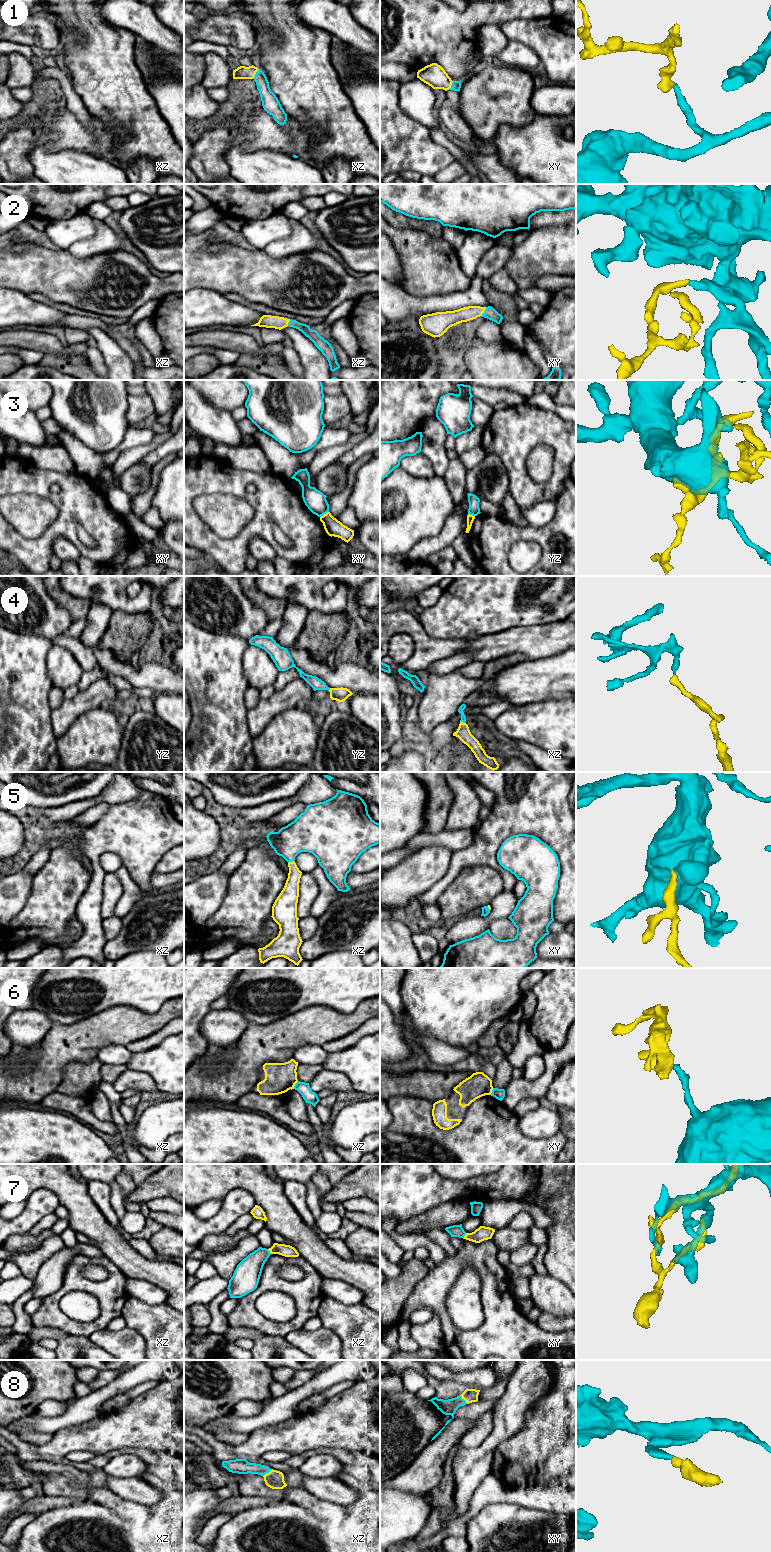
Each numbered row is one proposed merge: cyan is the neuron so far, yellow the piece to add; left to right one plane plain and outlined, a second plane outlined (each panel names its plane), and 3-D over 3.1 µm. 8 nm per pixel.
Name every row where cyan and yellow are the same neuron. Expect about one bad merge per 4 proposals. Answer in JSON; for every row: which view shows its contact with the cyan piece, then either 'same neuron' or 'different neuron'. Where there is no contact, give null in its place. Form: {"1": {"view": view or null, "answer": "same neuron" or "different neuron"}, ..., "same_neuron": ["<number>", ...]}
{"1": {"view": "xz", "answer": "same neuron"}, "2": {"view": "xy", "answer": "same neuron"}, "3": {"view": "xy", "answer": "different neuron"}, "4": {"view": "xz", "answer": "same neuron"}, "5": {"view": "xz", "answer": "same neuron"}, "6": {"view": "xz", "answer": "different neuron"}, "7": {"view": "xy", "answer": "same neuron"}, "8": {"view": "xz", "answer": "same neuron"}, "same_neuron": ["1", "2", "4", "5", "7", "8"]}

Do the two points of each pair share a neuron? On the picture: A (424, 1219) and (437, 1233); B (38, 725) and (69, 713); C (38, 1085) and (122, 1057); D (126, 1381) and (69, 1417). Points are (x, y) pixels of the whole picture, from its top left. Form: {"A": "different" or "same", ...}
{"A": "different", "B": "different", "C": "different", "D": "same"}

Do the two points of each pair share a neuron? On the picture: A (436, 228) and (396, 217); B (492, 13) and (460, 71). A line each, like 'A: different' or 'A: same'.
A: same
B: same

